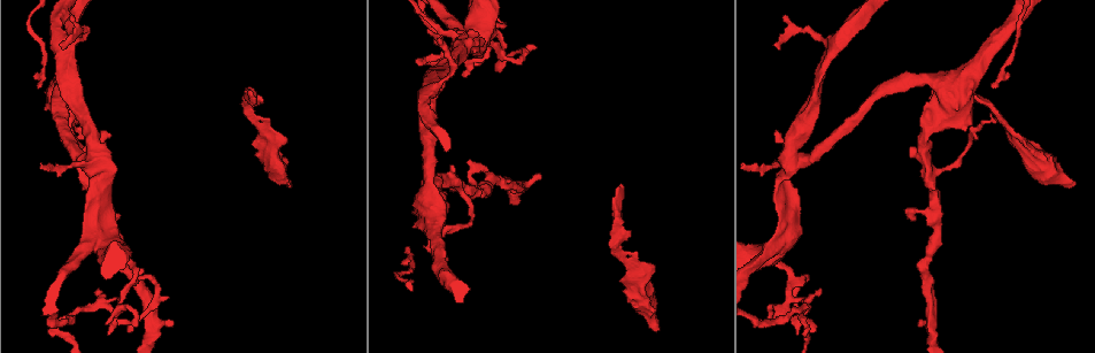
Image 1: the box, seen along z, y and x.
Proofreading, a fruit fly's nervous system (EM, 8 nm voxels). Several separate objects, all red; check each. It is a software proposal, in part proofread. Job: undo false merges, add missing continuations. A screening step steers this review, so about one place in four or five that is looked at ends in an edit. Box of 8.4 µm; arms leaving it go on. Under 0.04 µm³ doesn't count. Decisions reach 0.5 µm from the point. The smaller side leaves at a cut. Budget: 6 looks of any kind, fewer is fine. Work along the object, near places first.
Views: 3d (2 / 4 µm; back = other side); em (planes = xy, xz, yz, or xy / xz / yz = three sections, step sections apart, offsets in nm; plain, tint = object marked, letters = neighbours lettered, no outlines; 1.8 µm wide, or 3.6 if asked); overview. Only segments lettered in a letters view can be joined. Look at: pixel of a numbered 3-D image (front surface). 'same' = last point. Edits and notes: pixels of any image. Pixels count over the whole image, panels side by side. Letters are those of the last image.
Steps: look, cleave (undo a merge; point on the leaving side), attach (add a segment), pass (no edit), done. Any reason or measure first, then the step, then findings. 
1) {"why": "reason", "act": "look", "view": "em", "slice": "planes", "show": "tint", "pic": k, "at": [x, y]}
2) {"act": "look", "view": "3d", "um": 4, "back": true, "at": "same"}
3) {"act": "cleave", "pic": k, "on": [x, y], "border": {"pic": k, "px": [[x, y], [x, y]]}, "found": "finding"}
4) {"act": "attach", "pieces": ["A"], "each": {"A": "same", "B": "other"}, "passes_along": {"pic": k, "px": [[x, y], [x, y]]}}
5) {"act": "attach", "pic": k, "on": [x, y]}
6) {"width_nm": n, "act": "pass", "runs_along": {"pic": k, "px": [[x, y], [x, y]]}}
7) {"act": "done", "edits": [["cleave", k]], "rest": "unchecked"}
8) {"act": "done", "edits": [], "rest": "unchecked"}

{"why": "calibre changes", "act": "look", "view": "3d", "um": 2, "back": true, "pic": 1, "at": [1002, 121]}

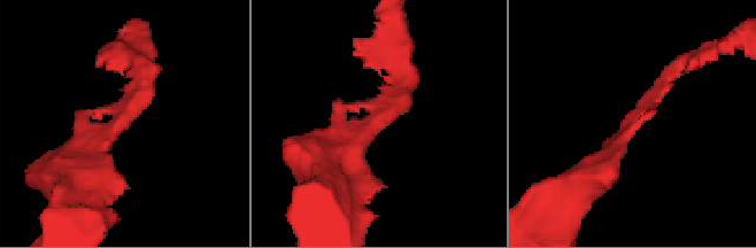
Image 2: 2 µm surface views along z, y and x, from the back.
{"act": "look", "view": "em", "slice": "planes", "show": "tint", "pic": 2, "at": [117, 120]}

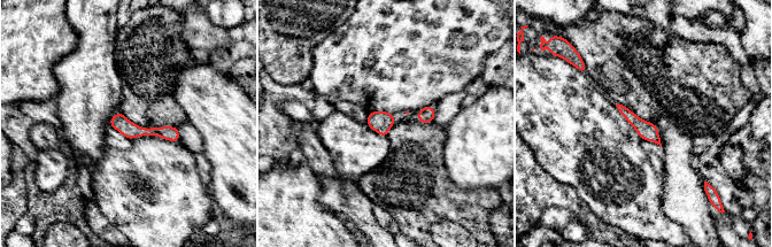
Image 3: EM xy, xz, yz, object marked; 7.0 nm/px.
{"why": "see the neighbours", "act": "look", "view": "em", "slice": "planes", "show": "letters", "at": "same"}

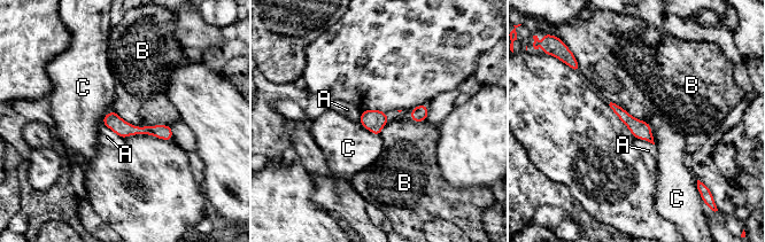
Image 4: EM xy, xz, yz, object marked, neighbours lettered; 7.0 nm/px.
{"width_nm": 120, "act": "pass", "each": {"A": "other", "B": "other", "C": "other"}, "runs_along": {"pic": 4, "px": [[106, 119], [169, 137]]}, "found": "all the same cell"}

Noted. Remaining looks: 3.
{"why": "an open end", "act": "look", "view": "em", "slice": "planes", "show": "letters", "pic": 1, "at": [291, 182]}

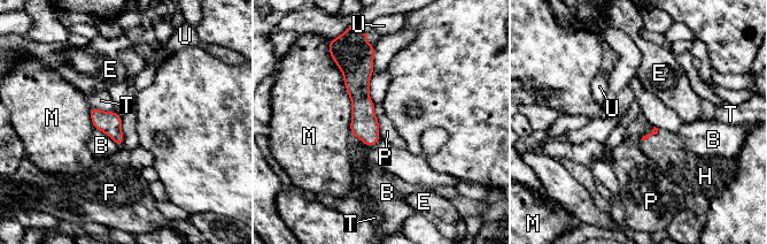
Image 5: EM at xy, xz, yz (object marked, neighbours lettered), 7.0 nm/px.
{"act": "attach", "pieces": ["H"], "each": {"B": "other", "E": "other", "H": "same", "M": "other", "P": "other", "T": "other", "U": "other"}, "passes_along": {"pic": 5, "px": [[655, 130], [650, 136], [667, 150]]}, "found": "it goes on there"}

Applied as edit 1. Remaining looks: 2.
{"why": "abrupt turn", "act": "look", "view": "em", "um": 3.6, "slice": "planes", "show": "letters", "pic": 1, "at": [801, 308]}

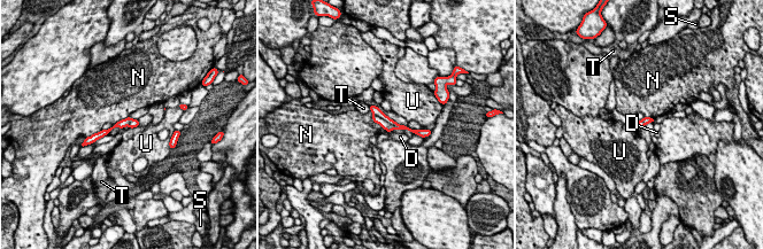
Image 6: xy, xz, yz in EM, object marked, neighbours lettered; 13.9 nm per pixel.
{"act": "cleave", "pic": 6, "on": [383, 123], "each": {"D": "other", "N": "other", "S": "other", "T": "other", "U": "other"}, "found": "two cells meet here"}

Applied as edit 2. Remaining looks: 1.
{"act": "done", "edits": [["attach", 5], ["cleave", 6]], "rest": "unchecked"}

